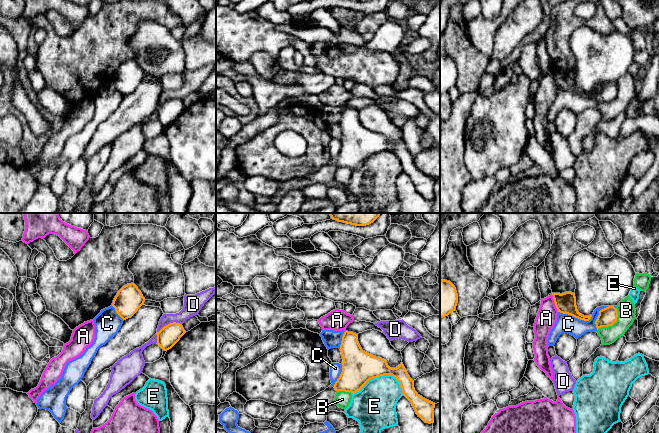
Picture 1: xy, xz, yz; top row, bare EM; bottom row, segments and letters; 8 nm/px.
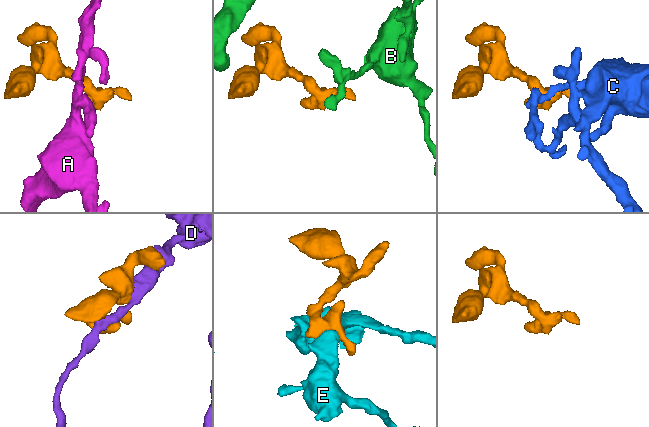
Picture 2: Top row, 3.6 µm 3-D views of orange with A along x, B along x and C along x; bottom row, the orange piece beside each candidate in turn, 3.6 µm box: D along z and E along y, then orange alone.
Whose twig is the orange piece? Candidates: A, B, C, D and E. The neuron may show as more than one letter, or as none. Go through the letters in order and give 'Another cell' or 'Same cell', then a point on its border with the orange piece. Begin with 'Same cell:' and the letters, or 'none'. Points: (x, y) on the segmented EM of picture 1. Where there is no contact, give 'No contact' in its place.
Same cell: none
A: Another cell. Touches orange at yz (554, 302)
B: Another cell. Touches orange at yz (612, 324)
C: Another cell. Touches orange at yz (575, 317)
D: Another cell. Touches orange at xy (170, 323)
E: Another cell. Touches orange at xz (381, 375)

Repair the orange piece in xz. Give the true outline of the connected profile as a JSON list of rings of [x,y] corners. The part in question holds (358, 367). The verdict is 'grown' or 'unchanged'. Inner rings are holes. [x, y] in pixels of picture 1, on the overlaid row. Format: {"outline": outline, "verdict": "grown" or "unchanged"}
{"outline": [[[345,331],[340,345],[342,355],[342,372],[333,386],[329,386],[316,396],[307,399],[301,414],[313,408],[327,408],[334,403],[337,391],[360,391],[371,379],[384,375],[392,375],[400,384],[403,396],[412,404],[416,414],[425,423],[434,423],[435,403],[420,396],[414,388],[414,381],[408,375],[403,363],[390,368],[387,361],[362,350],[358,342],[358,334]]], "verdict": "grown"}

